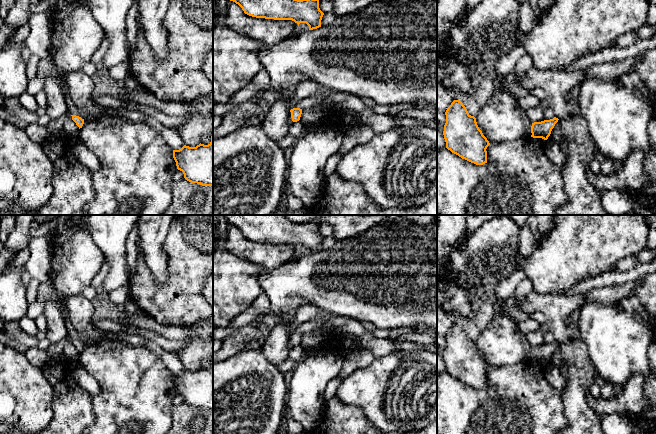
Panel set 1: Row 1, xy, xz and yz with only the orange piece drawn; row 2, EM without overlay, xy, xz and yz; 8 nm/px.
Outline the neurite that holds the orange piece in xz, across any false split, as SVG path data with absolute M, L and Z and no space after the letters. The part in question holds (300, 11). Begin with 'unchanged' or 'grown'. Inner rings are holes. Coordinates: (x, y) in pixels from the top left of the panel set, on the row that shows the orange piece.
unchanged | M230 0L238 4L245 14L265 19L292 20L298 25L306 23L309 30L321 27L324 13L319 8L319 0Z

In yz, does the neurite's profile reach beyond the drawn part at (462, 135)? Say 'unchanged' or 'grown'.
unchanged

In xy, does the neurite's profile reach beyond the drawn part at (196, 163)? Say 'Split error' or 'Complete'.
Complete

